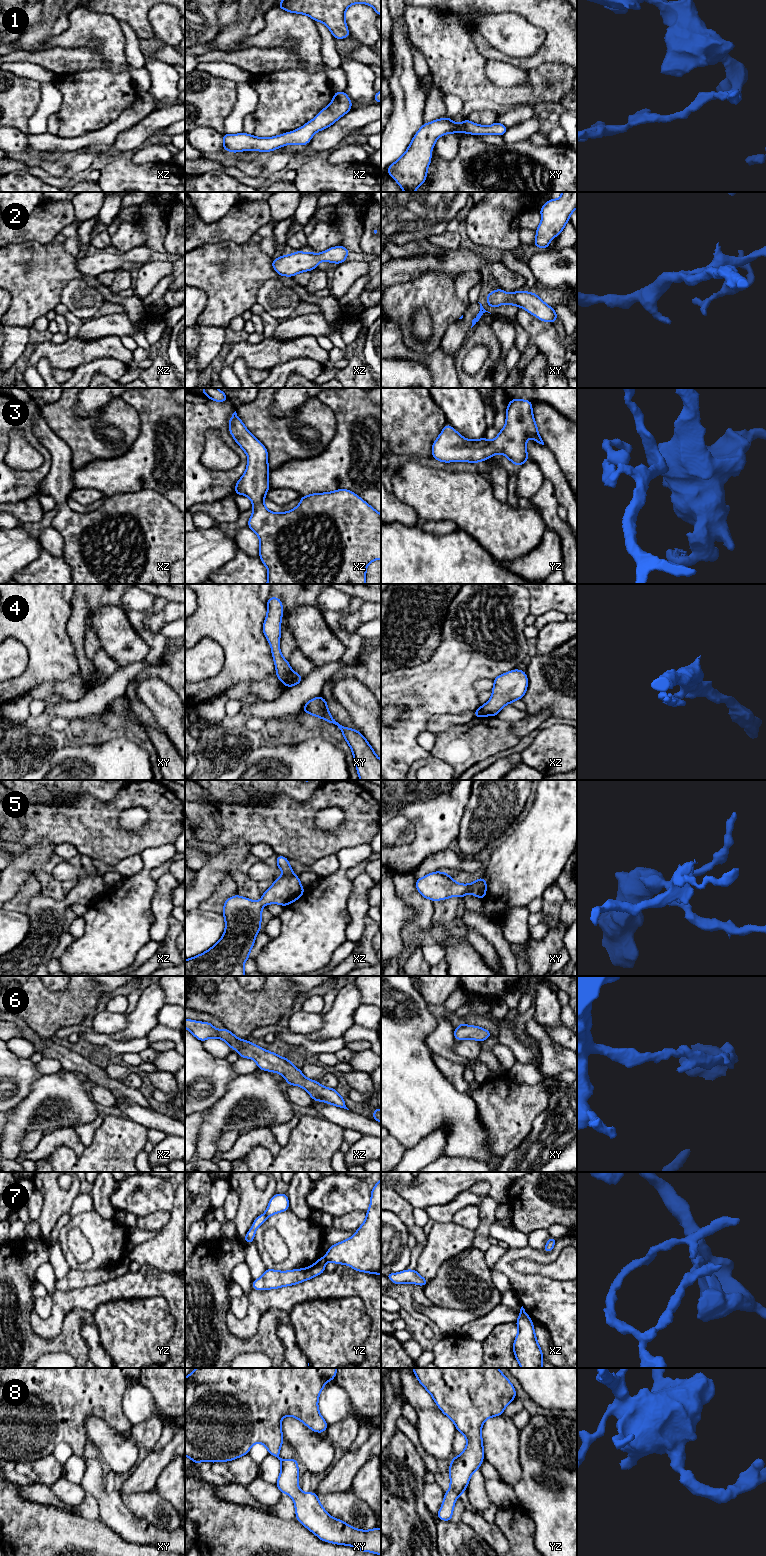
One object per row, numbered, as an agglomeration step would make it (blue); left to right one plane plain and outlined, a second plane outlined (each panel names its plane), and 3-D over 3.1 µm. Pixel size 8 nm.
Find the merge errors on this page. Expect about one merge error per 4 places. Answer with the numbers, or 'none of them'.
4, 7

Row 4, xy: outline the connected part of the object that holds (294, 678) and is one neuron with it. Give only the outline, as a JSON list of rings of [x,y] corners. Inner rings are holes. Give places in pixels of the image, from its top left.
[[[292,672],[286,677],[283,683],[285,687],[292,687],[299,684],[302,681],[302,679],[303,679],[303,676],[301,676],[300,674],[296,672]]]

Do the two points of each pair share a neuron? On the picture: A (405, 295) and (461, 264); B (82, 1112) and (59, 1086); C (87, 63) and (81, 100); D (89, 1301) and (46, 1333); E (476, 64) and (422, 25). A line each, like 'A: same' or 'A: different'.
A: different
B: same
C: different
D: same
E: same

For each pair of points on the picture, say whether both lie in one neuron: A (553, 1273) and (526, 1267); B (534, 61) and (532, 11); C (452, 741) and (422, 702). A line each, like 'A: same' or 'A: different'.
A: same
B: same
C: different

